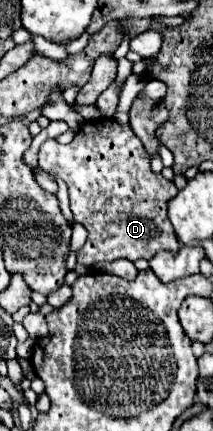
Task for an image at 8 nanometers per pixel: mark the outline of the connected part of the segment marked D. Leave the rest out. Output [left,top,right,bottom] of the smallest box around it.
[38,118,180,268]

